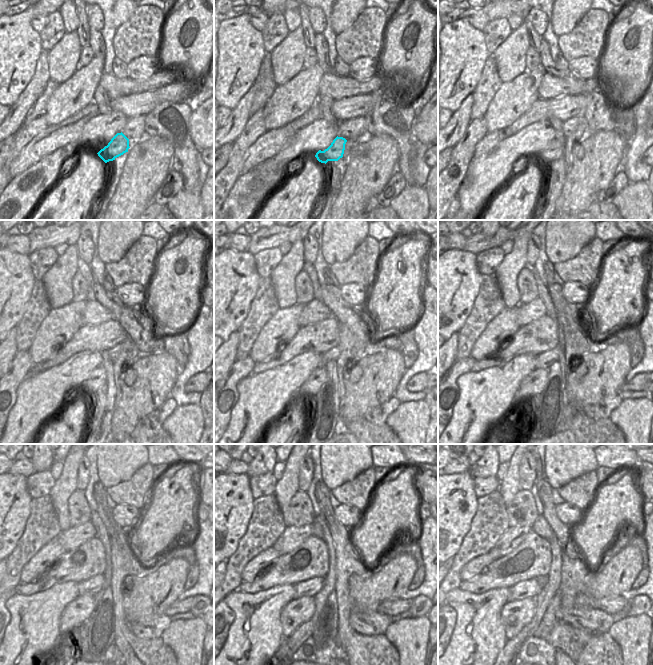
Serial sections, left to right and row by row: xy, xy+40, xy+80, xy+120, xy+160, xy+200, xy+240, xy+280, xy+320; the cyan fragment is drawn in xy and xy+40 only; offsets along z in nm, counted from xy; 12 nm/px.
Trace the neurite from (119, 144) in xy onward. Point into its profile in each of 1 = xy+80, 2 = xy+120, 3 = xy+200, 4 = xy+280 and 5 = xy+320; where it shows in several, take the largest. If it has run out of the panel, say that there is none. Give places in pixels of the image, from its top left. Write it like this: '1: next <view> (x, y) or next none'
1: next xy+80 (555, 150)
2: next xy+120 (96, 379)
3: next xy+200 (534, 383)
4: next xy+280 (294, 613)
5: next xy+320 (515, 615)

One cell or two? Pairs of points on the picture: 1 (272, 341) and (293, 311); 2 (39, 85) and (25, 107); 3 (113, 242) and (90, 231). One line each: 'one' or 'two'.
1: one
2: one
3: two

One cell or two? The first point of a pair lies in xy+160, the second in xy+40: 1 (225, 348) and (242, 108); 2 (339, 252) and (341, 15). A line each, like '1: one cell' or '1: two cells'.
1: one cell
2: one cell

